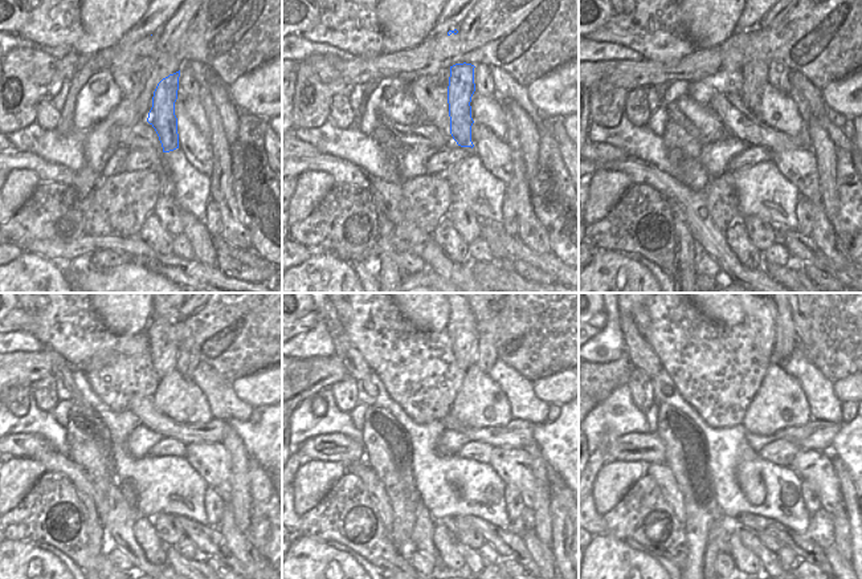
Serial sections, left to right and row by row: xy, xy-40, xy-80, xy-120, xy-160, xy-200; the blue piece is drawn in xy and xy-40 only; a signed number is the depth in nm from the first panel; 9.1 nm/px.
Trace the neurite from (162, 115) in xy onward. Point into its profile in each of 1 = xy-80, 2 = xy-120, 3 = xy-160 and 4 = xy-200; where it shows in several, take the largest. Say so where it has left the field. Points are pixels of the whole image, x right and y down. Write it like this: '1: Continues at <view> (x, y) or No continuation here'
1: Continues at xy-80 (755, 73)
2: Continues at xy-120 (164, 349)
3: Continues at xy-160 (461, 327)
4: Continues at xy-200 (760, 319)

